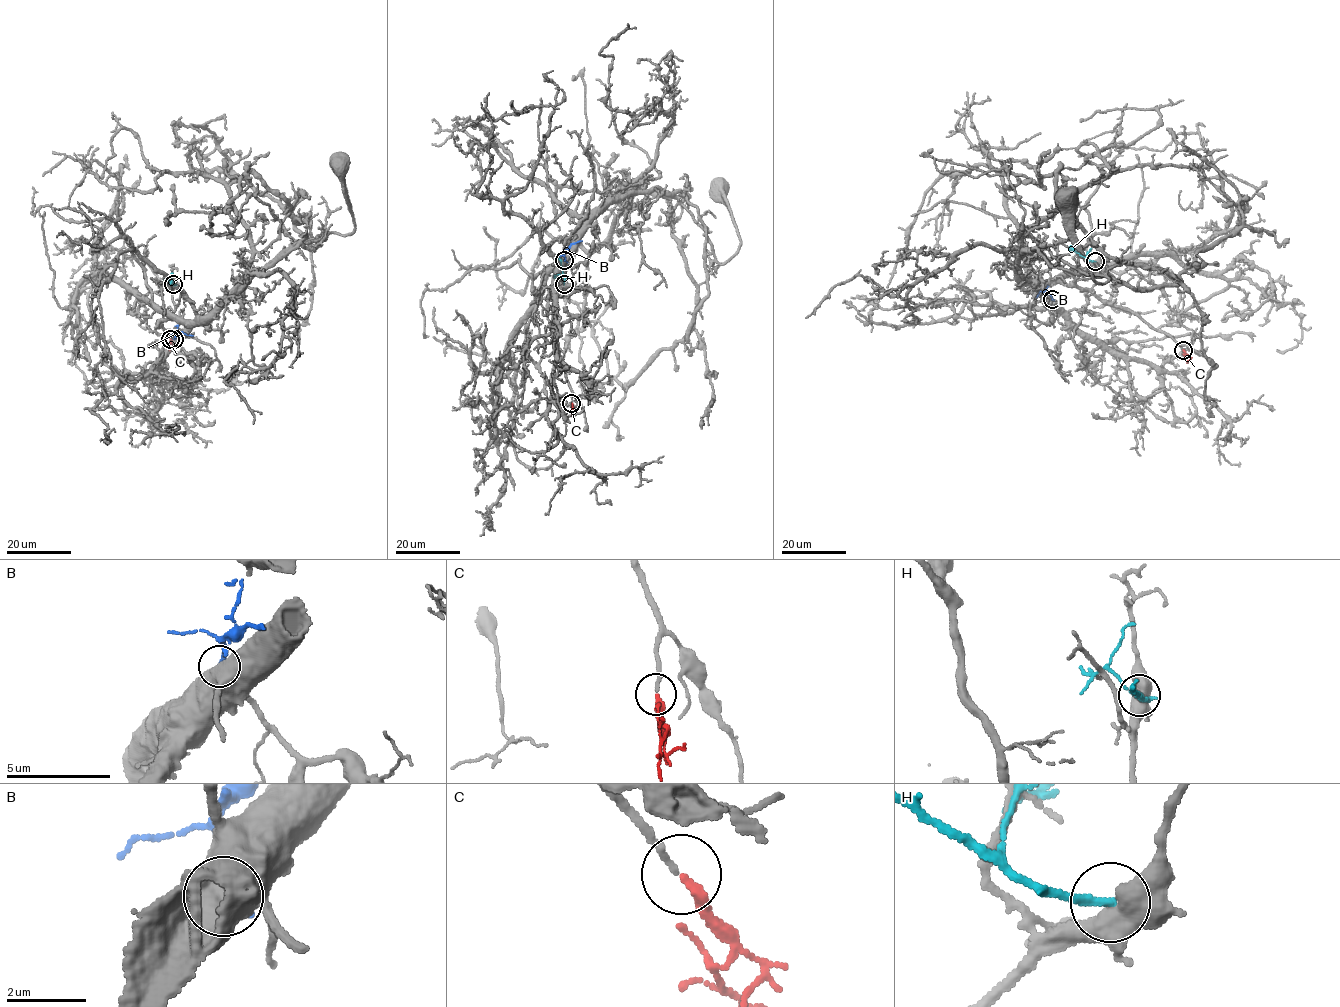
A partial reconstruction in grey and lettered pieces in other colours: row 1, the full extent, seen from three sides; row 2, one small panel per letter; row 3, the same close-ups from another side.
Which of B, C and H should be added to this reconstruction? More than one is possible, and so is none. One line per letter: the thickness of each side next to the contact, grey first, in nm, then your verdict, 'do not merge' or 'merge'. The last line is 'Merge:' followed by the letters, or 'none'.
B: 750 nm thick on the grey side, 240 nm on the other; do not merge
C: 130 nm thick on the grey side, 300 nm on the other; merge
H: 480 nm thick on the grey side, 220 nm on the other; do not merge
Merge: C

